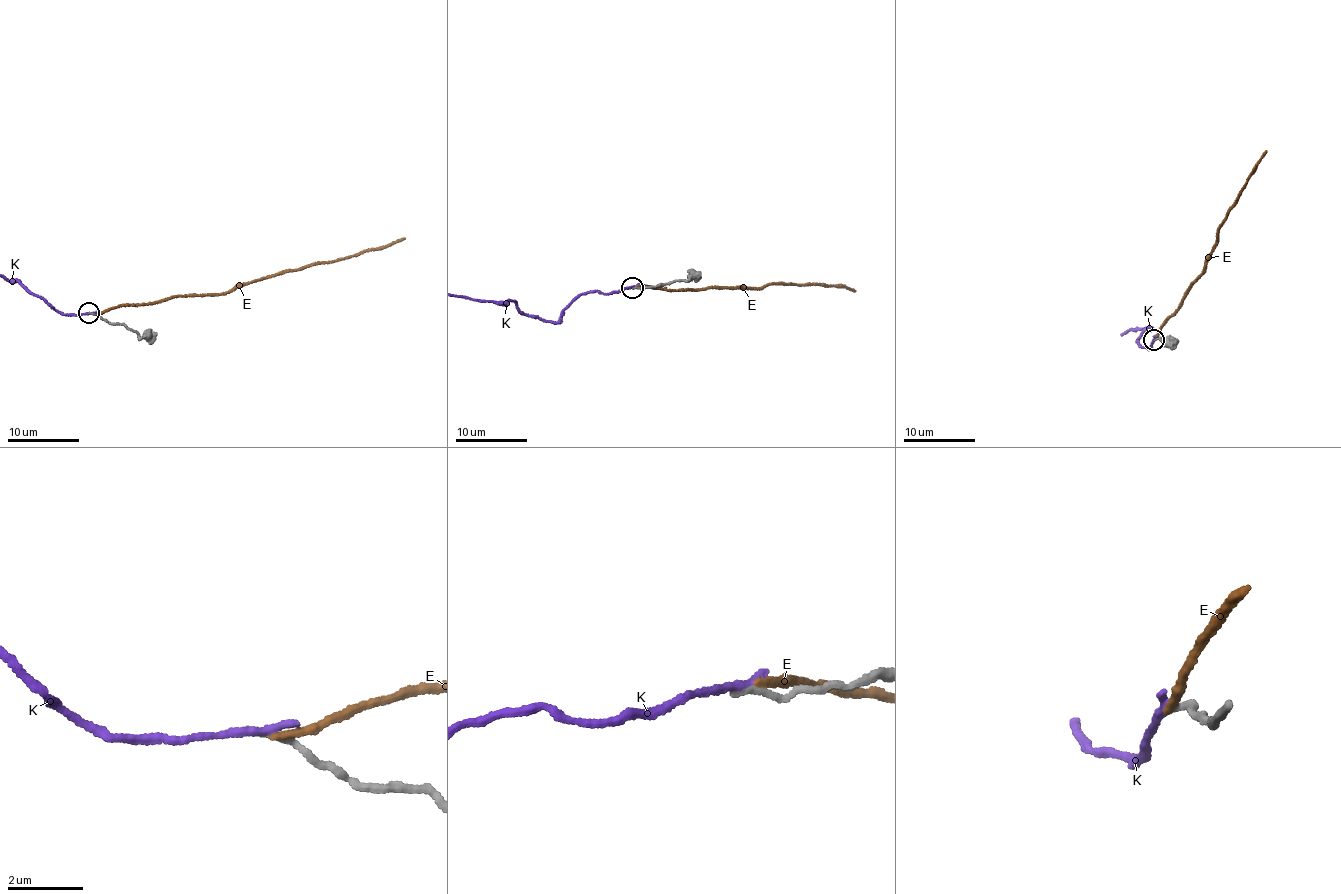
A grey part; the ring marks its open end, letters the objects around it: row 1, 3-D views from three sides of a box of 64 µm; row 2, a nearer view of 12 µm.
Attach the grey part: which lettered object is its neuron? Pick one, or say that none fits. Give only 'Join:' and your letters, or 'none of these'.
Join: none of these

